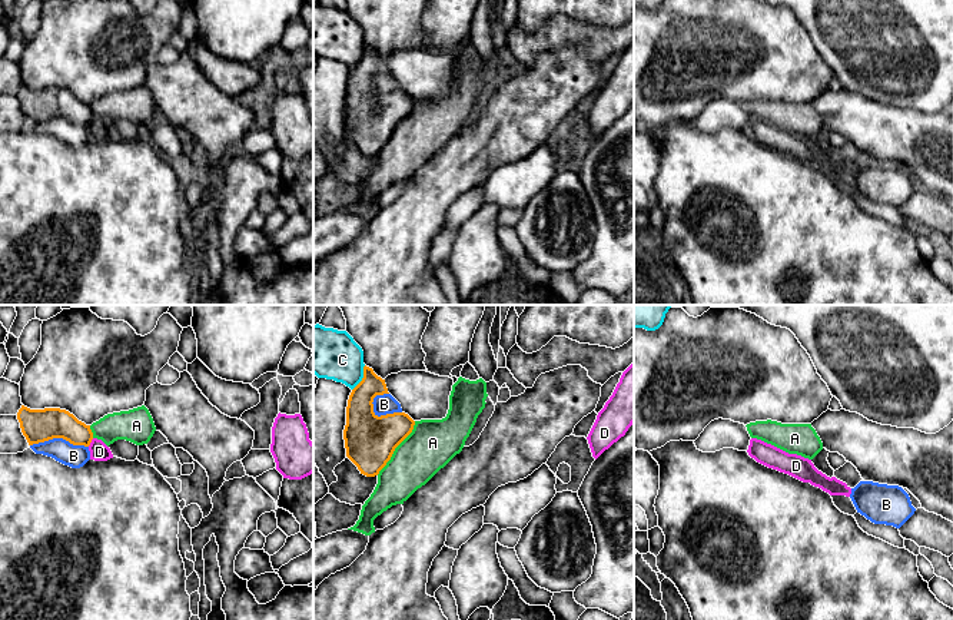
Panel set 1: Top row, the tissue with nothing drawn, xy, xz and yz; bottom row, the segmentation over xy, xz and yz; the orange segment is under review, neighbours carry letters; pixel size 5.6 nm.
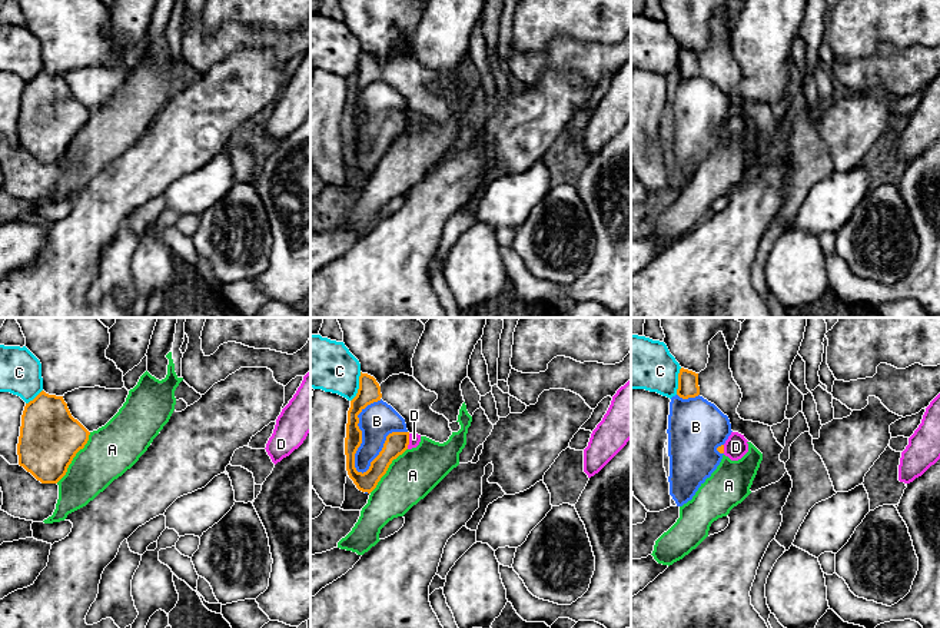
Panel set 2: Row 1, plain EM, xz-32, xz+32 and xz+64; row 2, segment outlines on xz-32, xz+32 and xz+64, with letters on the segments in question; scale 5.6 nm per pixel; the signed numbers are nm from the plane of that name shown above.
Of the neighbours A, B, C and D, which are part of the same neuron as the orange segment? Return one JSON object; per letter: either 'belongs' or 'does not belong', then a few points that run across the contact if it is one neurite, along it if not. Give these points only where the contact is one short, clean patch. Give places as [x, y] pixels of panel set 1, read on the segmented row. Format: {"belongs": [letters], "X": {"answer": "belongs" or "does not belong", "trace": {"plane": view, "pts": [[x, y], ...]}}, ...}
{"belongs": [], "A": {"answer": "does not belong", "trace": {"plane": "xz", "pts": [[415, 421], [411, 433], [377, 474]]}}, "B": {"answer": "does not belong"}, "C": {"answer": "does not belong"}, "D": {"answer": "does not belong", "trace": {"plane": "xy", "pts": [[93, 438], [88, 446]]}}}

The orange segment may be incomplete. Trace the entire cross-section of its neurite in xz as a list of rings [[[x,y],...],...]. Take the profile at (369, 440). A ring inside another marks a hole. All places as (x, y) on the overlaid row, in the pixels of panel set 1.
[[[365,365],[363,378],[348,399],[343,440],[346,457],[366,477],[379,474],[415,425],[405,412],[378,417],[372,402],[376,395],[383,394],[389,394],[385,379]]]

